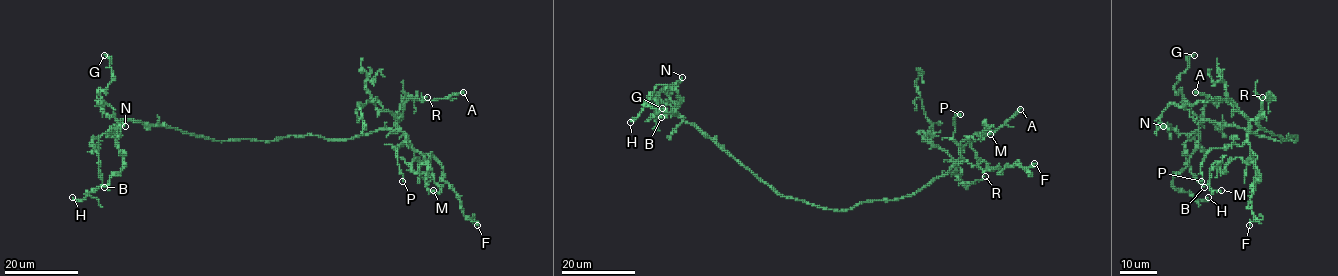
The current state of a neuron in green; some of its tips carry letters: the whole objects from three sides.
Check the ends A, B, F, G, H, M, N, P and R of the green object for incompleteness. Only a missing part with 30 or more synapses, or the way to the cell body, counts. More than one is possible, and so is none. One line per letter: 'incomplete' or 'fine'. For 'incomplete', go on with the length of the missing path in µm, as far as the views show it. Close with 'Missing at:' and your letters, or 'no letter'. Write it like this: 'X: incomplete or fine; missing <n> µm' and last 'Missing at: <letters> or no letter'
A: incomplete; missing 35 µm
B: fine
F: fine
G: fine
H: fine
M: fine
N: fine
P: fine
R: fine
Missing at: A

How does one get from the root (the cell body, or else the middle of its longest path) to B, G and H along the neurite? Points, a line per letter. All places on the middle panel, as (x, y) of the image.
B: (815, 206), (778, 195), (676, 112), (656, 109), (650, 99), (656, 100), (661, 117)
G: (815, 206), (778, 195), (664, 102), (657, 94), (665, 88), (669, 91), (669, 100), (662, 108)
H: (815, 206), (778, 195), (694, 125), (673, 112), (682, 100), (667, 86), (657, 85), (642, 112), (630, 122)

